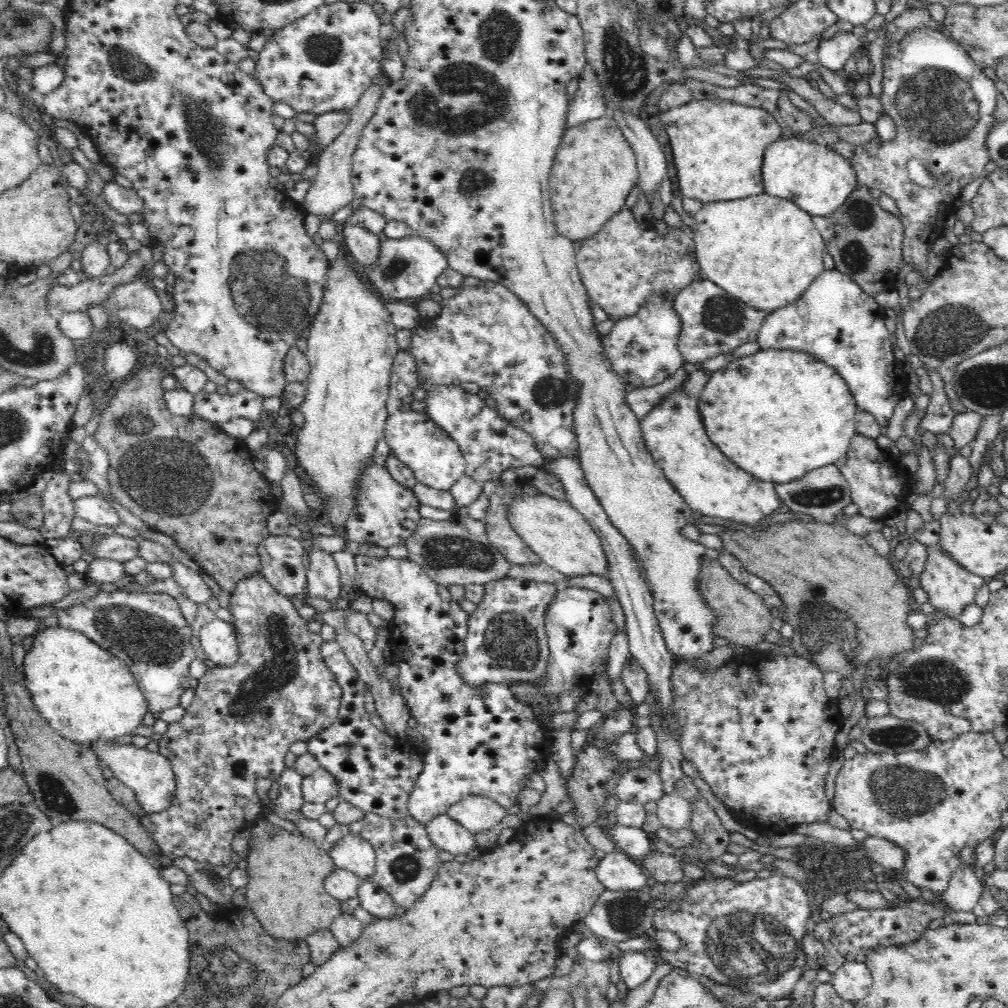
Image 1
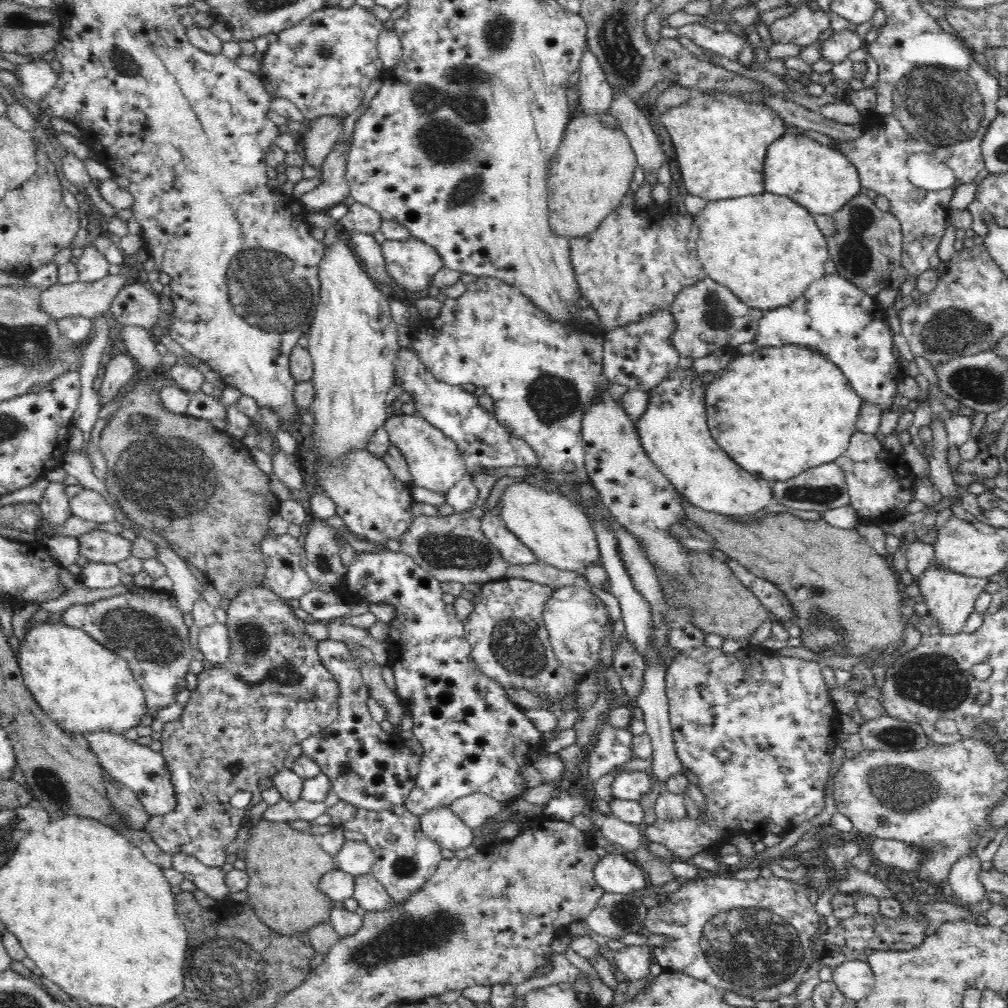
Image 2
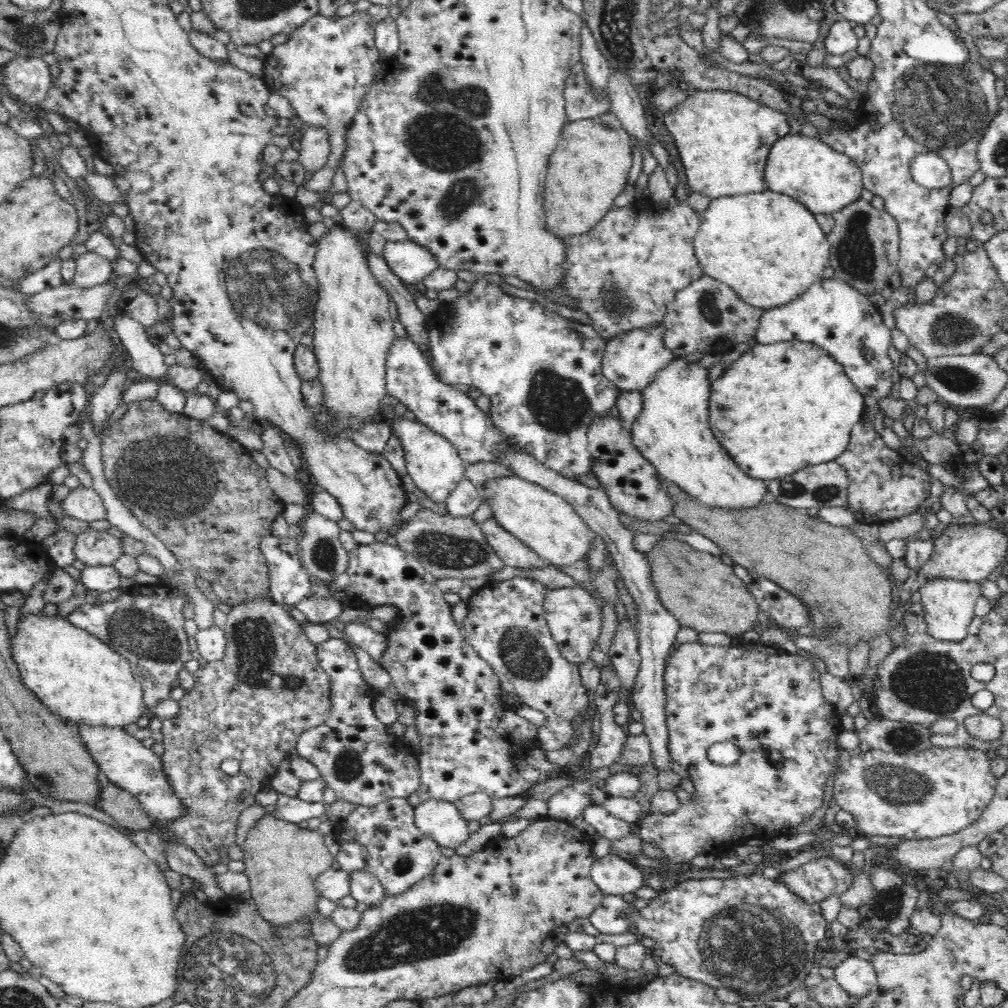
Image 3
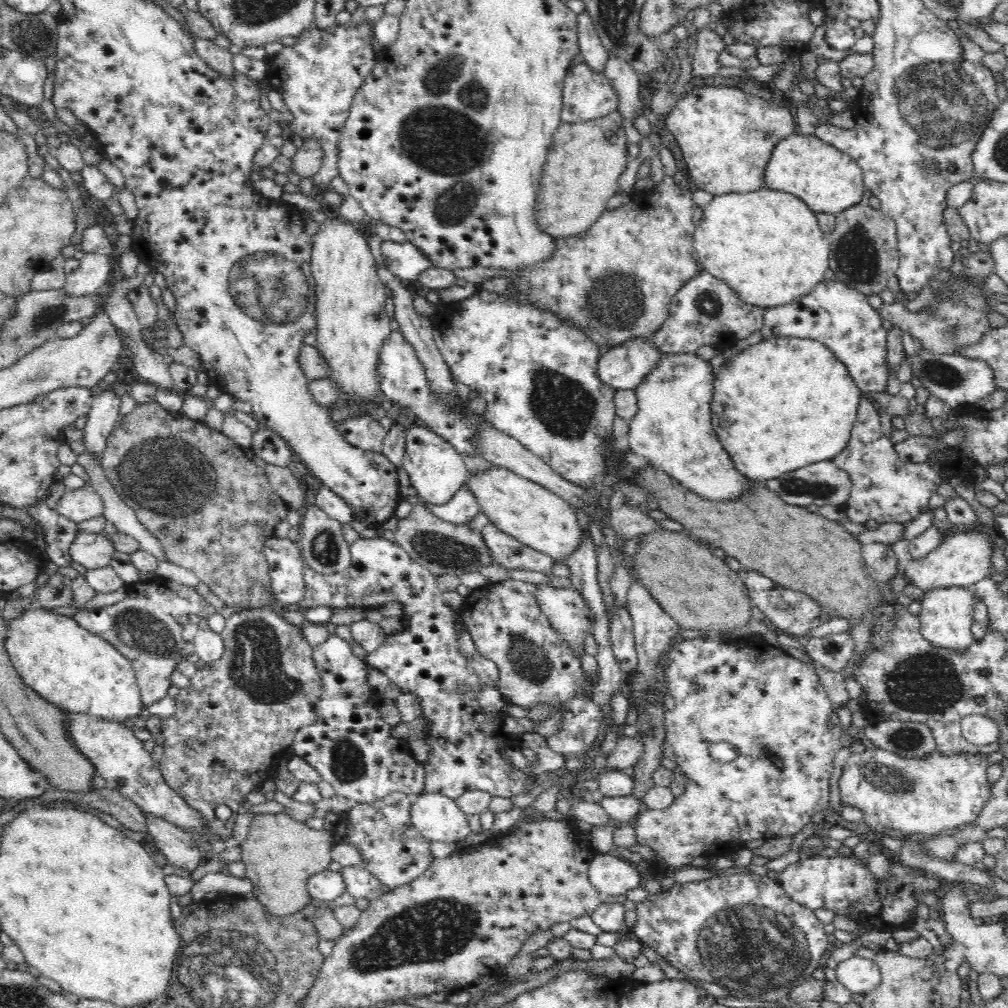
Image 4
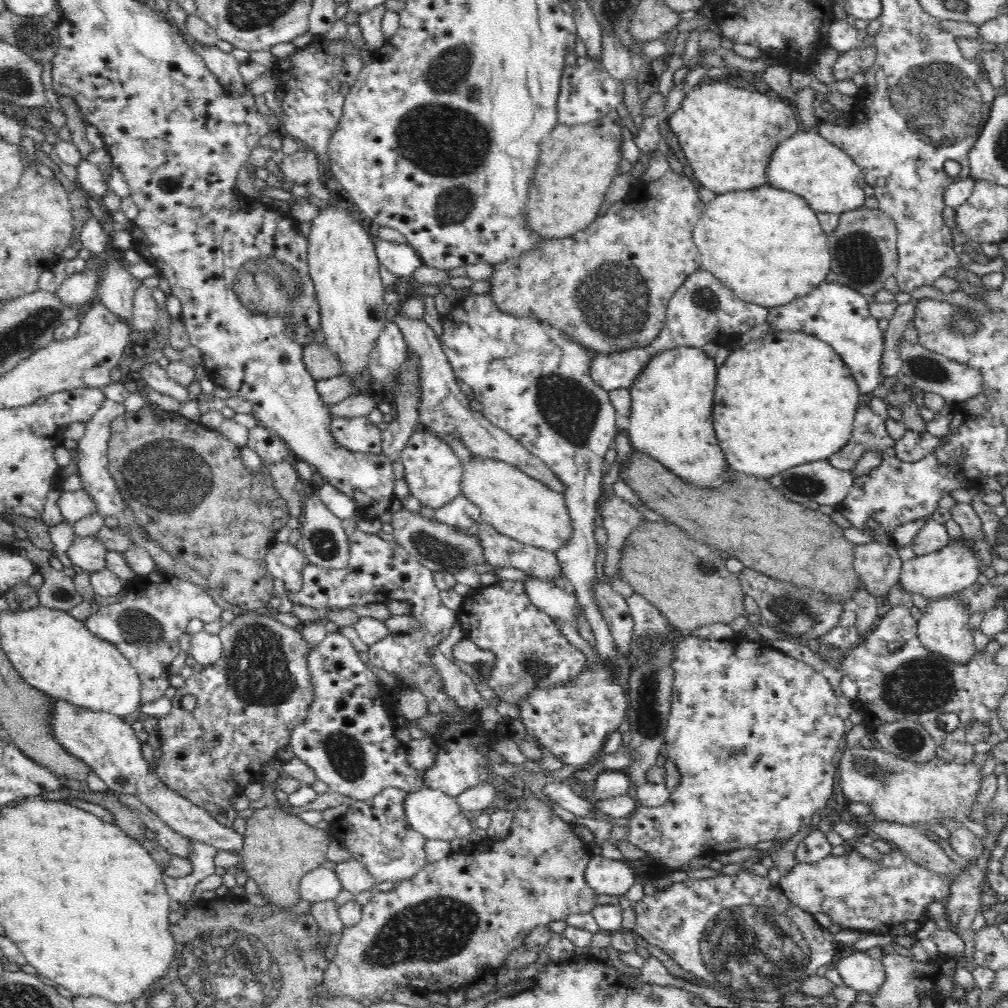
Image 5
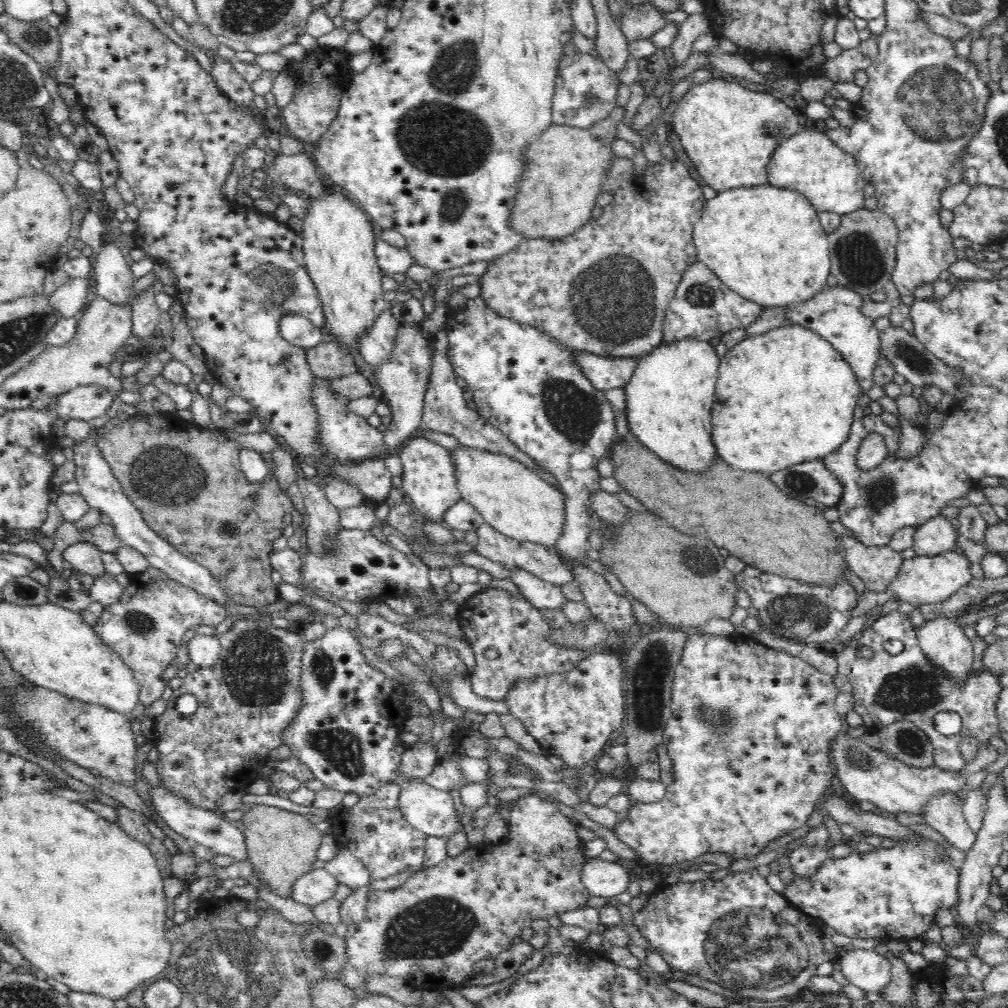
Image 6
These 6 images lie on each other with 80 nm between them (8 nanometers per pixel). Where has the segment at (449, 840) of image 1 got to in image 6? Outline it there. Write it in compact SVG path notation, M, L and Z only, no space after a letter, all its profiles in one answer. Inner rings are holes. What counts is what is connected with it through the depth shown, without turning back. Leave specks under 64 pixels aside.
M423 780L402 788L399 805L404 818L426 836L449 839L469 827L461 823L452 795Z

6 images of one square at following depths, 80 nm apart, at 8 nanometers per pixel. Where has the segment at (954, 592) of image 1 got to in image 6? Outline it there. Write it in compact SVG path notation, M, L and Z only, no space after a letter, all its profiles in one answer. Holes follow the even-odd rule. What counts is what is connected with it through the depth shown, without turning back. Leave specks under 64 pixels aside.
M943 612L936 618L925 619L924 624L917 630L919 645L924 654L936 667L943 668L948 675L955 676L957 680L966 680L972 666L972 641L964 633L964 626L953 616L946 616Z

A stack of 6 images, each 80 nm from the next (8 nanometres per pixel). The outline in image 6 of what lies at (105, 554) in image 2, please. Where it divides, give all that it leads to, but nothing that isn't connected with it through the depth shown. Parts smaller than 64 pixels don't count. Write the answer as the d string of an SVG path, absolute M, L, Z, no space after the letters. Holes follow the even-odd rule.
M81 541L68 546L63 551L63 560L68 561L74 571L98 576L105 571L101 550L88 541Z

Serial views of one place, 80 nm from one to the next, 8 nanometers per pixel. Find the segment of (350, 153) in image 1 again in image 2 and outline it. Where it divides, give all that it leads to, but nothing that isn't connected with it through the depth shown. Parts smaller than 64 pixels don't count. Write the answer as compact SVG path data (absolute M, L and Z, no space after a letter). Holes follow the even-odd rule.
M343 135L339 137L320 166L318 184L303 194L299 201L307 212L322 213L332 207L344 204L350 196L350 185L346 178L347 160L351 142L346 143Z

